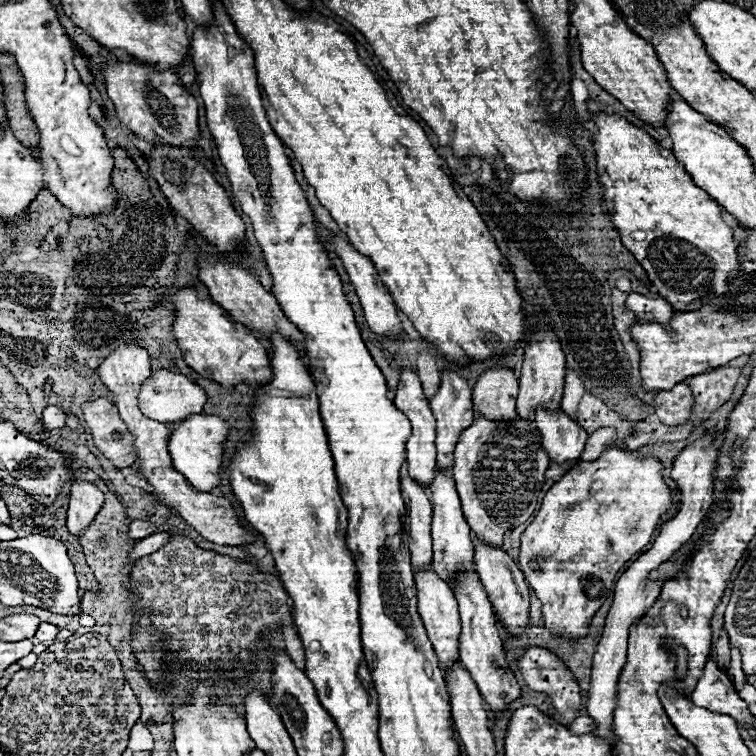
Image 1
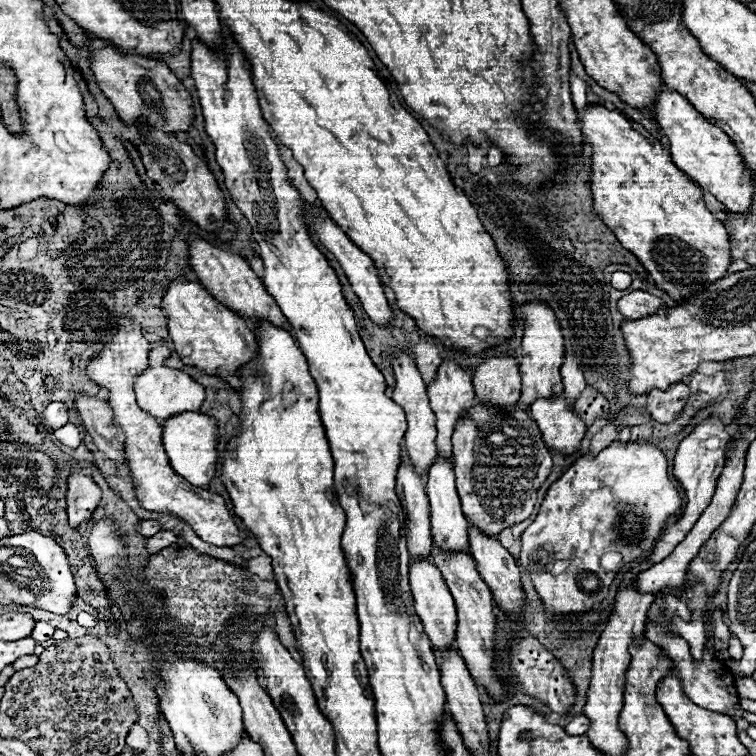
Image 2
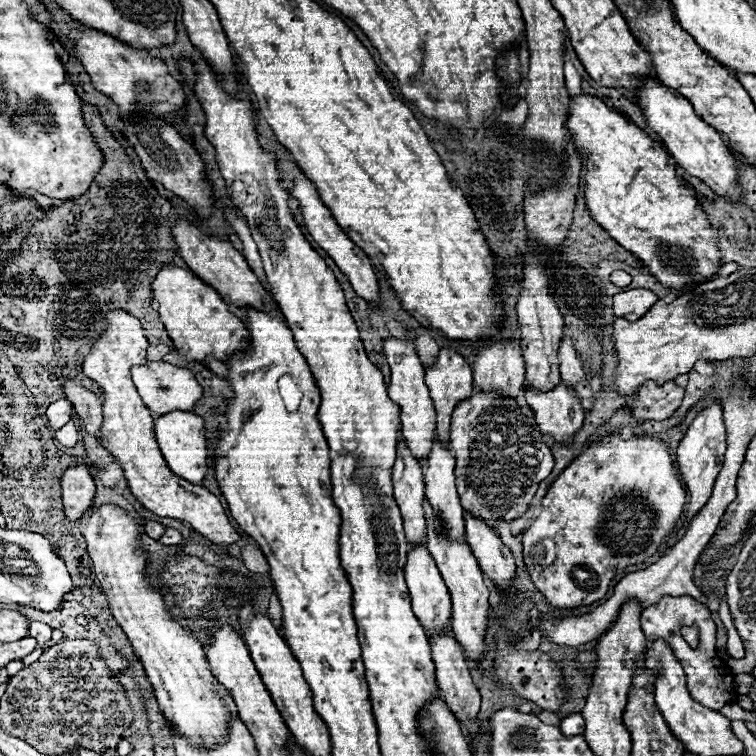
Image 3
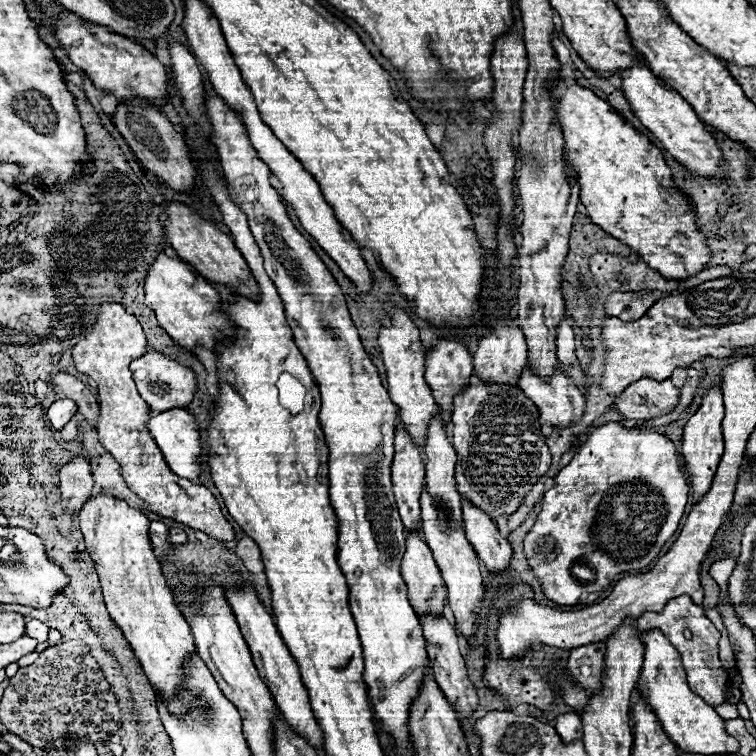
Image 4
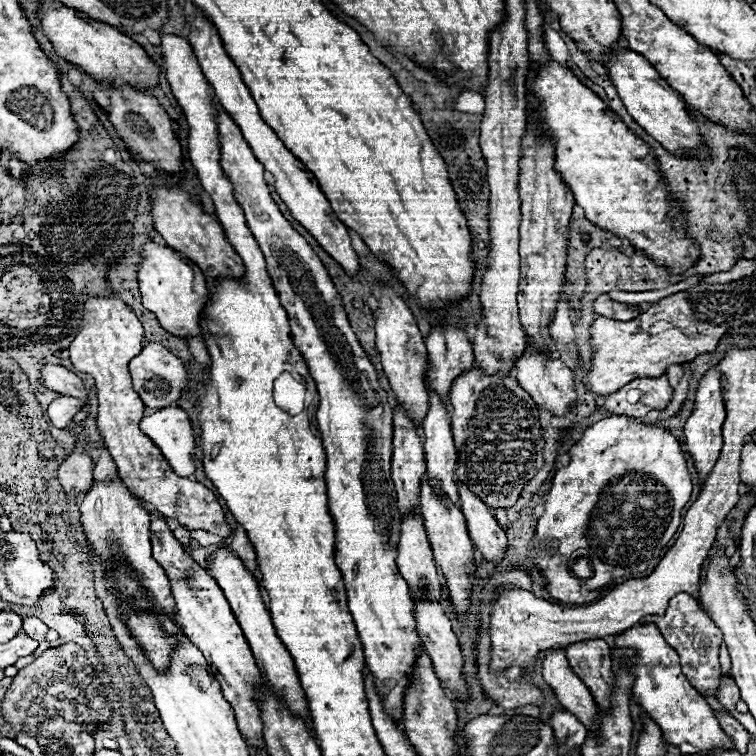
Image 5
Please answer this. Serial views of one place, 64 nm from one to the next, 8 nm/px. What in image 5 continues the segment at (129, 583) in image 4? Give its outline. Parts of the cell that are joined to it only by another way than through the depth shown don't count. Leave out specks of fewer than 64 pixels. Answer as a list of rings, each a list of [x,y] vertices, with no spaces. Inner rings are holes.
[[[116,478],[112,482],[104,482],[104,480],[94,480],[90,490],[86,492],[80,512],[82,512],[82,528],[88,534],[86,540],[88,544],[92,544],[92,550],[98,554],[108,552],[110,550],[110,542],[116,542],[120,552],[126,556],[126,562],[132,564],[132,568],[136,568],[136,572],[140,572],[140,576],[144,578],[144,588],[150,592],[150,596],[156,600],[158,608],[168,614],[170,618],[172,614],[172,594],[170,594],[170,582],[164,574],[164,570],[160,568],[160,564],[152,558],[152,548],[150,548],[150,514],[144,506],[140,506],[140,498],[134,496],[132,490],[128,490],[128,486],[124,484],[122,478]],[[128,614],[126,624],[136,640],[140,640],[140,646],[152,660],[152,664],[160,670],[168,666],[170,658],[170,648],[174,646],[174,640],[160,628],[154,616],[148,614]]]

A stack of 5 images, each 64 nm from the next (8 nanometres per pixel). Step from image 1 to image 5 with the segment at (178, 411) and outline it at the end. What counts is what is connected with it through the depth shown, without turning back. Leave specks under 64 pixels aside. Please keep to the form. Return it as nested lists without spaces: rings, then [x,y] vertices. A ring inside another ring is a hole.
[[[144,342],[142,352],[130,360],[128,368],[130,368],[130,374],[132,374],[134,390],[140,394],[146,408],[152,408],[152,410],[172,406],[180,398],[180,392],[182,392],[182,388],[186,386],[186,380],[188,380],[182,360],[158,342]]]

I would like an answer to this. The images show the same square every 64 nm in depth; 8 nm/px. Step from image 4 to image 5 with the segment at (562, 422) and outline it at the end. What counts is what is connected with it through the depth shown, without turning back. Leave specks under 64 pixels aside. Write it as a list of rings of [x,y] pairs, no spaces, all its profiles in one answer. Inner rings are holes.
[[[530,342],[526,350],[516,358],[514,376],[520,382],[520,386],[534,398],[534,402],[552,414],[566,414],[576,400],[576,386],[572,378],[572,370],[560,358],[556,358],[554,352],[542,352]]]

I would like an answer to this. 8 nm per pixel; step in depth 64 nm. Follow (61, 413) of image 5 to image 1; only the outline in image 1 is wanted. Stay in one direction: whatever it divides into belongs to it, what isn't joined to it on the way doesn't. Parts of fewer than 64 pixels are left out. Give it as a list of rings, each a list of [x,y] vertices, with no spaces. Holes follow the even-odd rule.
[[[46,406],[44,412],[42,412],[42,422],[48,430],[64,428],[66,426],[66,412],[58,406]]]

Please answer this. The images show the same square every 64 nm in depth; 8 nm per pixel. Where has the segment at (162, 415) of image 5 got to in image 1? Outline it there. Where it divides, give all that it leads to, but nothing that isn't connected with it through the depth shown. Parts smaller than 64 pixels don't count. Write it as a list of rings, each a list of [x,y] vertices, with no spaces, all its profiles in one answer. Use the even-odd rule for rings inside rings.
[[[192,414],[180,424],[174,424],[168,450],[172,456],[174,468],[186,476],[186,480],[198,488],[200,492],[210,492],[220,484],[220,466],[222,466],[222,442],[228,434],[228,422],[220,420],[218,416],[206,414]]]

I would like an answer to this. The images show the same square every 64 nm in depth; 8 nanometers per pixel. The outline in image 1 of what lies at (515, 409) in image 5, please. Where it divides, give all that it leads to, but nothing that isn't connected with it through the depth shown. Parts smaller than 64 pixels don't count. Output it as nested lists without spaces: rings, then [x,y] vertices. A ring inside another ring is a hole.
[[[474,410],[472,426],[458,436],[452,476],[464,516],[478,540],[502,546],[504,532],[524,524],[532,516],[548,466],[550,458],[540,444],[540,432],[534,428],[534,422],[526,422],[520,416],[510,422],[488,420]]]

